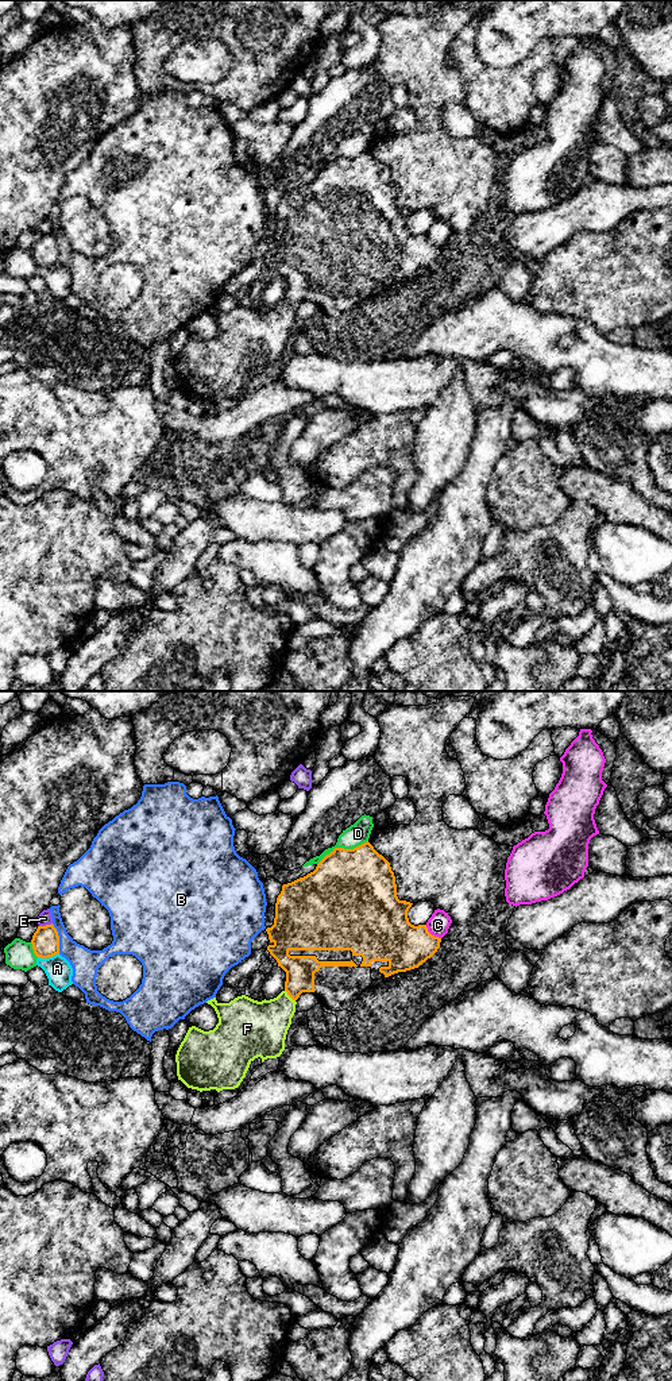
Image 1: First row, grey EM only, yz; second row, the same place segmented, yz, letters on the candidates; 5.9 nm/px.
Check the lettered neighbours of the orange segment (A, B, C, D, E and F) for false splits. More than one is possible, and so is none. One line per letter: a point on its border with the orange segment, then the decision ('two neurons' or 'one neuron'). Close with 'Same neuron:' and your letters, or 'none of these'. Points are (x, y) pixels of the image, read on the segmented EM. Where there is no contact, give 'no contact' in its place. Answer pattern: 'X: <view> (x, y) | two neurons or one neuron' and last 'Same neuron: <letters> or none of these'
A: yz (47, 957) | two neurons
B: yz (58, 938) | two neurons
C: yz (431, 934) | two neurons
D: yz (342, 848) | two neurons
E: yz (46, 925) | two neurons
F: yz (289, 995) | one neuron
Same neuron: F

